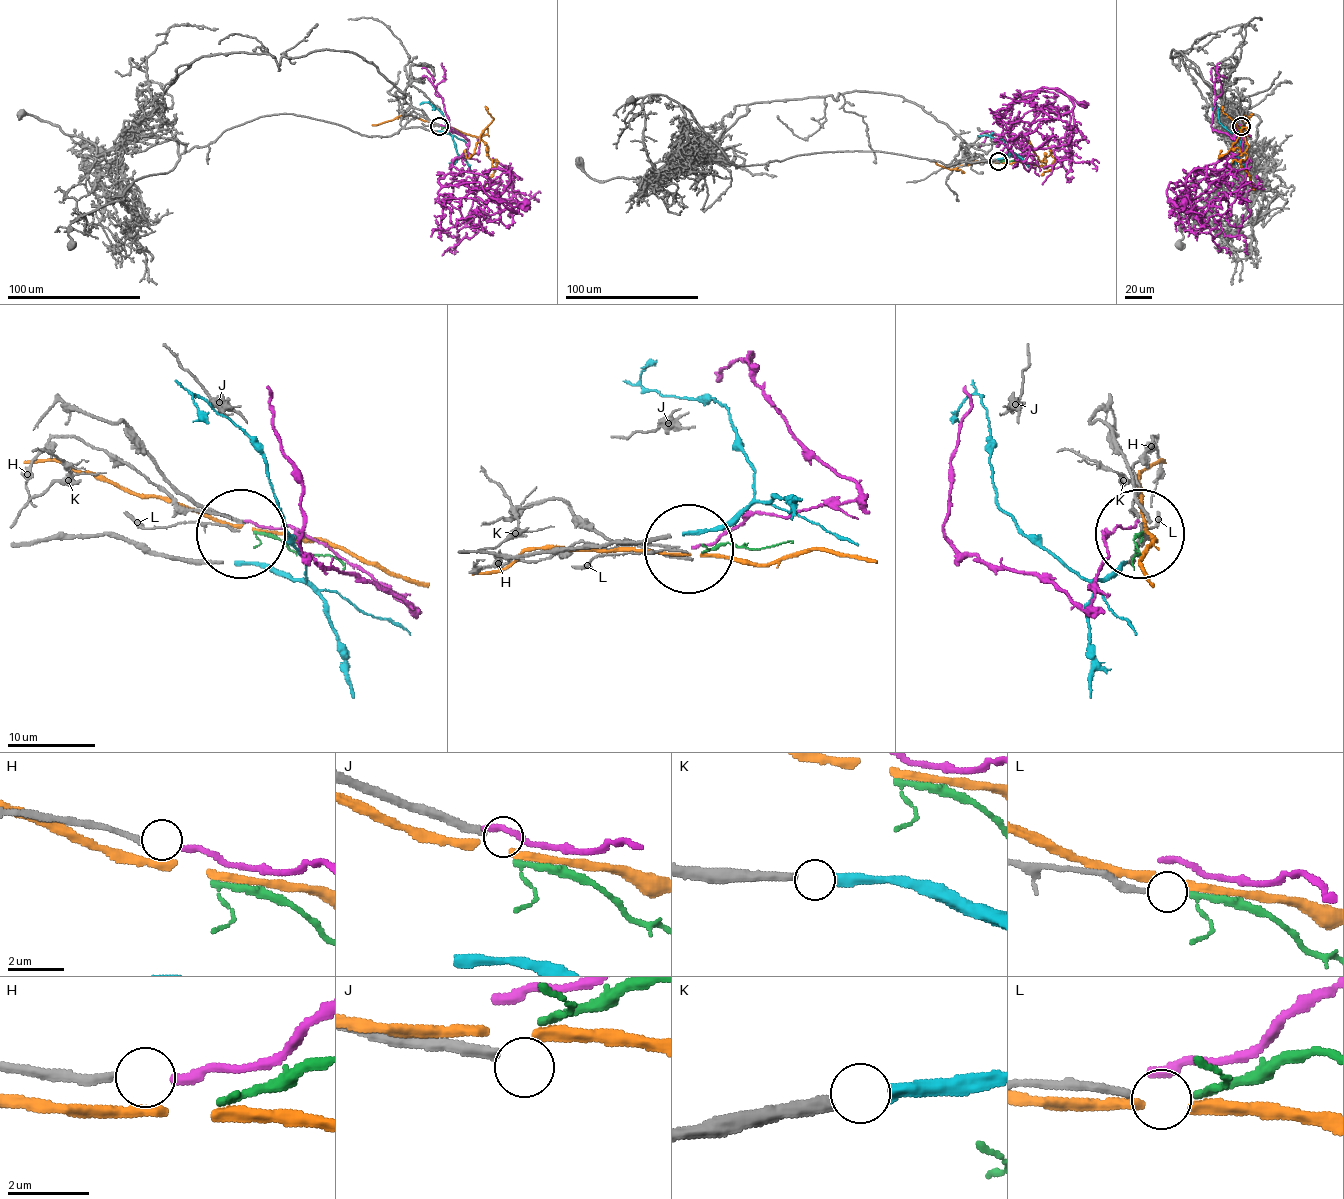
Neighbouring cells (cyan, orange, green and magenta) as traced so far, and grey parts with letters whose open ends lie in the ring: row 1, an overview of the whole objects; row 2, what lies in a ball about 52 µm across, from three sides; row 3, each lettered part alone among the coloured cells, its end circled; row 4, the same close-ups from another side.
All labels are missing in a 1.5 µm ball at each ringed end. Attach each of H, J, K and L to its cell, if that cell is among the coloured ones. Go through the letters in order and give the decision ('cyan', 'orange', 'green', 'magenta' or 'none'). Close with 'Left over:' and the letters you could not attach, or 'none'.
H: magenta
J: none
K: cyan
L: green
Left over: J

